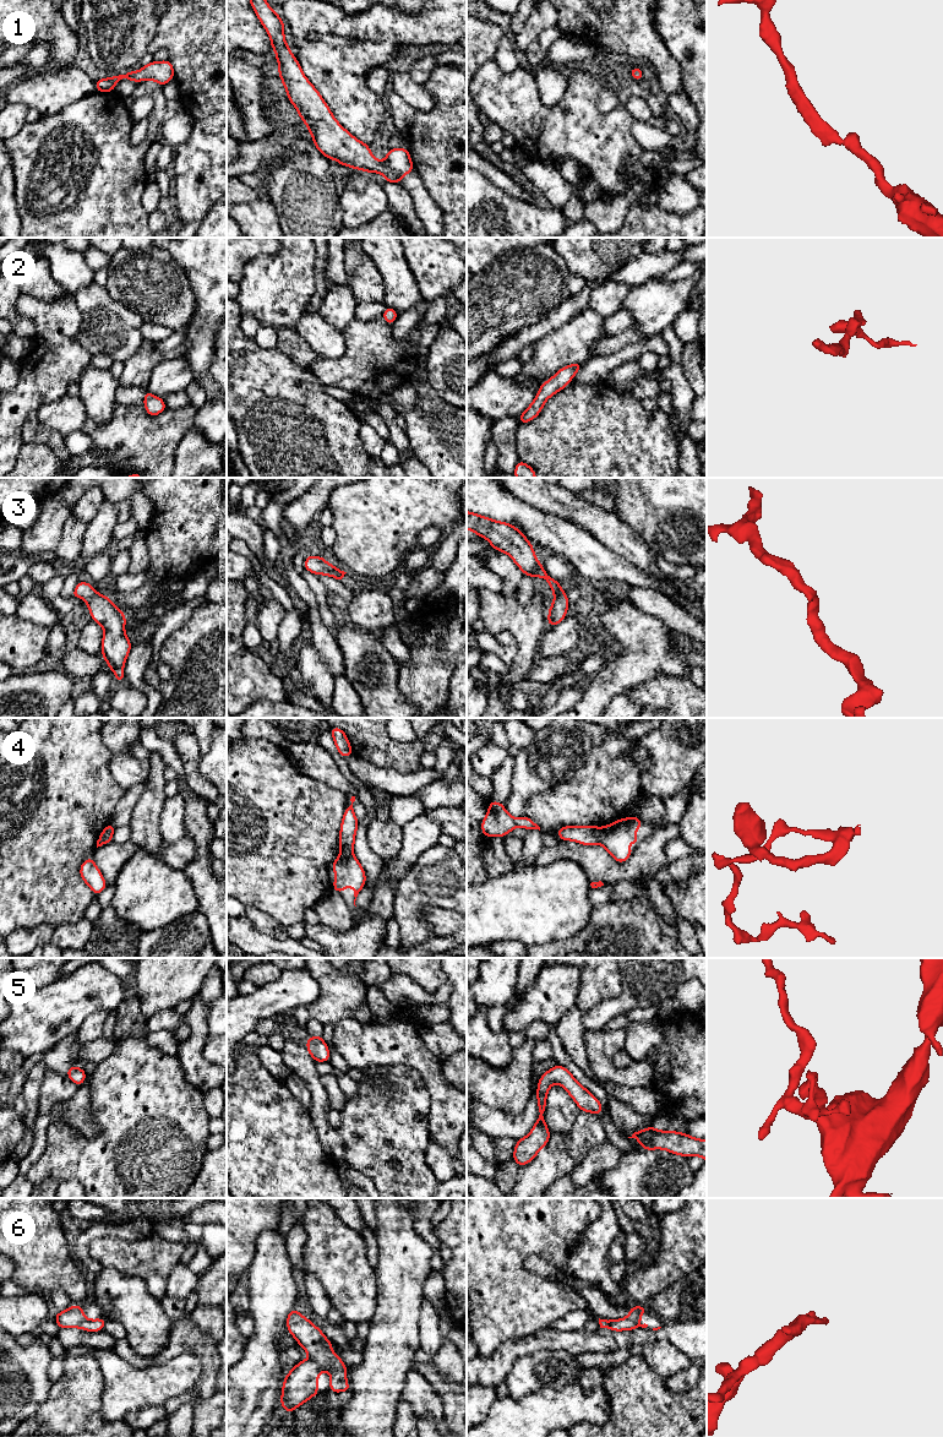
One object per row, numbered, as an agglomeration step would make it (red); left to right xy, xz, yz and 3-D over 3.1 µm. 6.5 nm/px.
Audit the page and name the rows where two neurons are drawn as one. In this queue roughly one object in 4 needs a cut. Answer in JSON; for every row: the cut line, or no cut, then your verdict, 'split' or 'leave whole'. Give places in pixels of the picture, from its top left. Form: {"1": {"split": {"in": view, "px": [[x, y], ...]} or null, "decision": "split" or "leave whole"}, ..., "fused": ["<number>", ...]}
{"1": {"split": null, "decision": "leave whole"}, "2": {"split": null, "decision": "leave whole"}, "3": {"split": null, "decision": "leave whole"}, "4": {"split": null, "decision": "leave whole"}, "5": {"split": null, "decision": "leave whole"}, "6": {"split": {"in": "xz", "px": [[311, 1357], [322, 1369]]}, "decision": "split"}, "fused": ["6"]}

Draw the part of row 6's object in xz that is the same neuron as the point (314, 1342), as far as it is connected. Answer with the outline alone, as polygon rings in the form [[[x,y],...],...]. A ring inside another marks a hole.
[[[293,1307],[287,1318],[288,1332],[296,1339],[298,1344],[317,1361],[322,1370],[331,1373],[329,1392],[349,1392],[350,1384],[345,1381],[347,1366],[332,1350],[332,1343],[325,1337],[311,1321]]]

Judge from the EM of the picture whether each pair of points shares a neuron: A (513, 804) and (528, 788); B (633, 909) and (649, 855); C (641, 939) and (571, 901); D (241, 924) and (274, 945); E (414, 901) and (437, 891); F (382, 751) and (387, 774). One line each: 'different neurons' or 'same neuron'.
A: same neuron
B: different neurons
C: different neurons
D: same neuron
E: same neuron
F: different neurons

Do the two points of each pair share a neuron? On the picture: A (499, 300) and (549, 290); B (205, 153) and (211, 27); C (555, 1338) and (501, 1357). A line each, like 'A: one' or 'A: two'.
A: one
B: one
C: one

